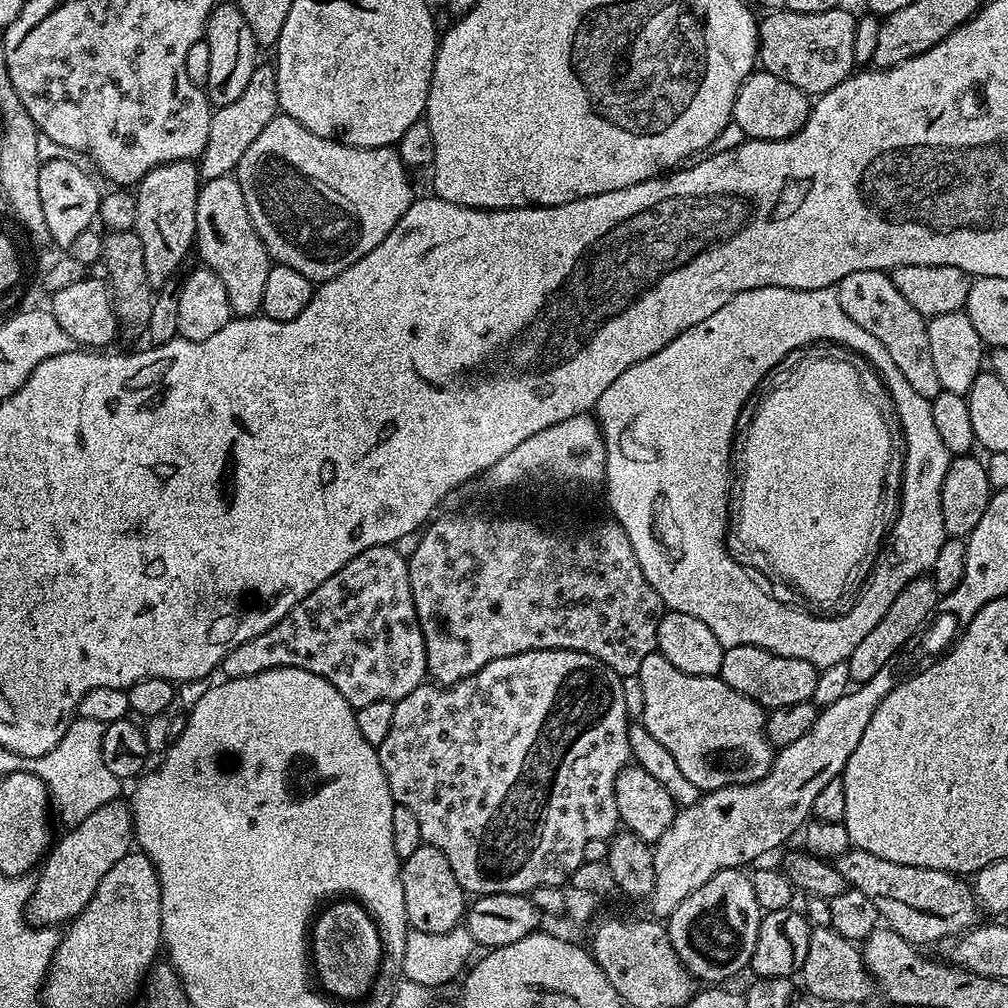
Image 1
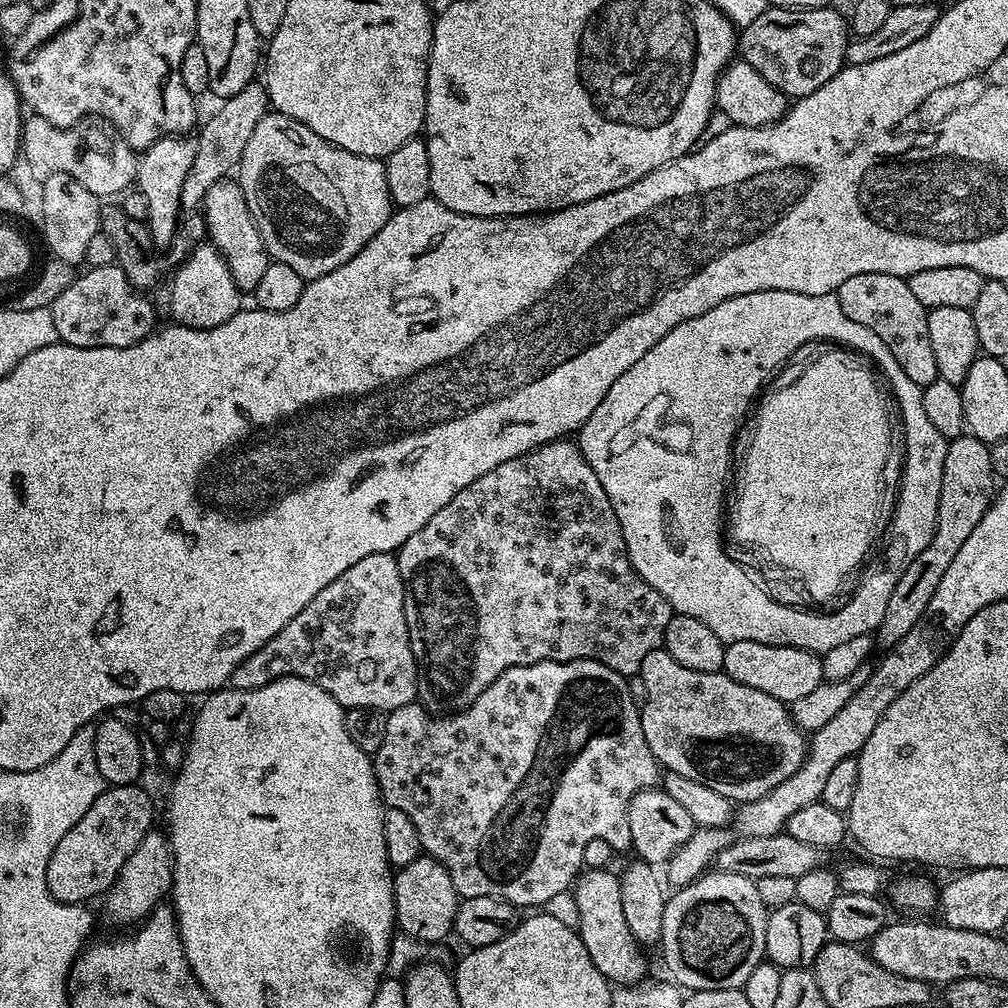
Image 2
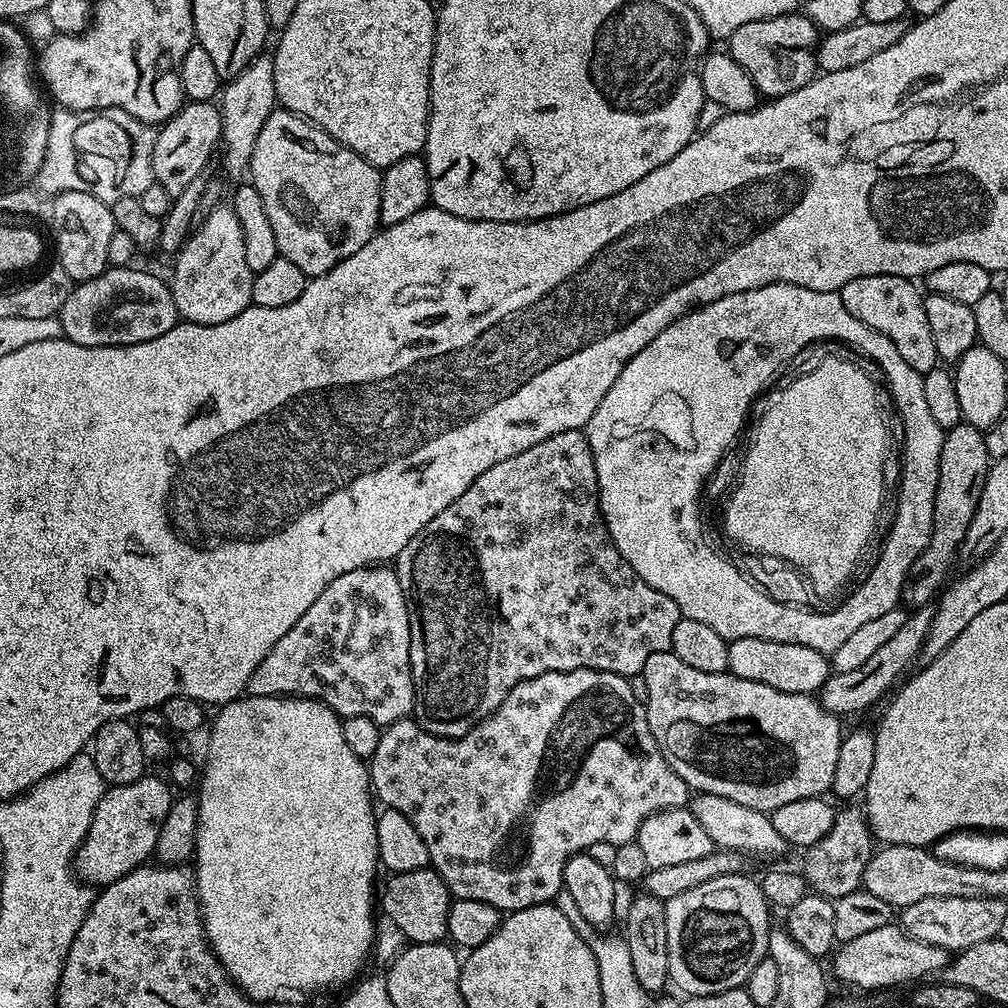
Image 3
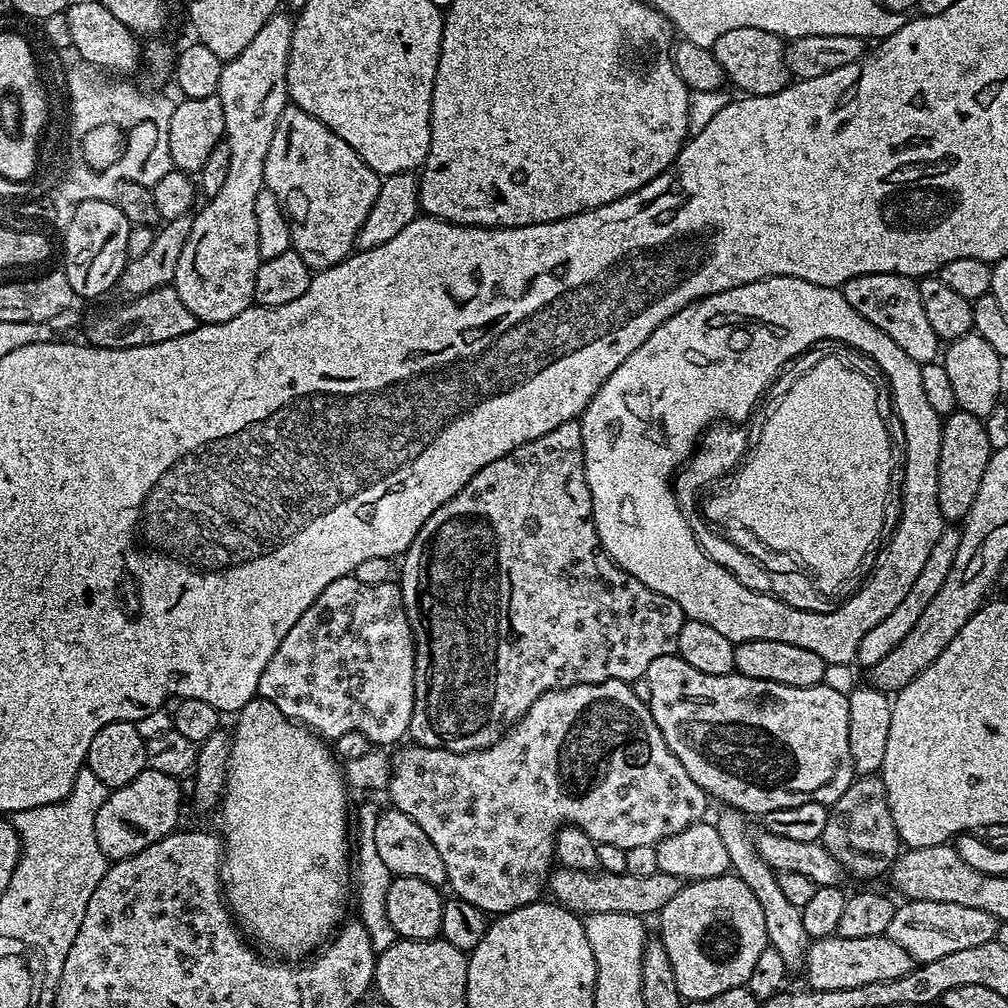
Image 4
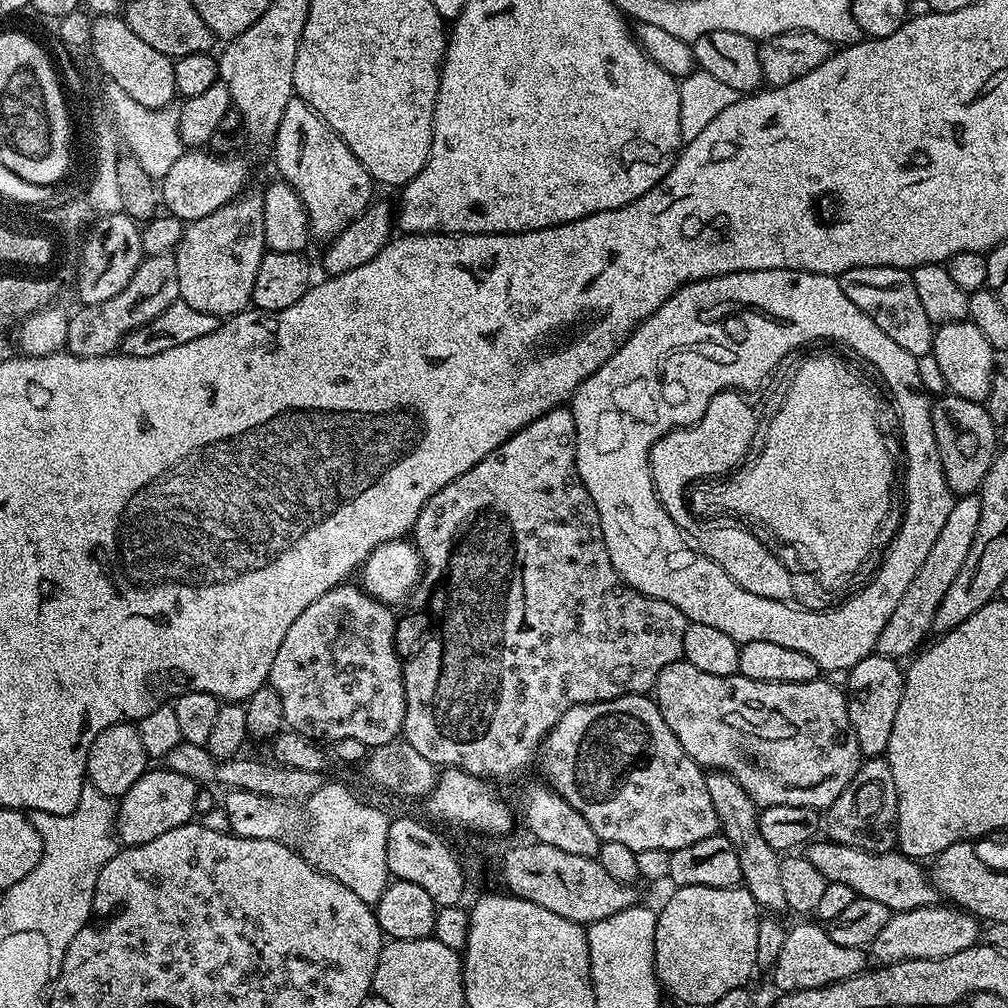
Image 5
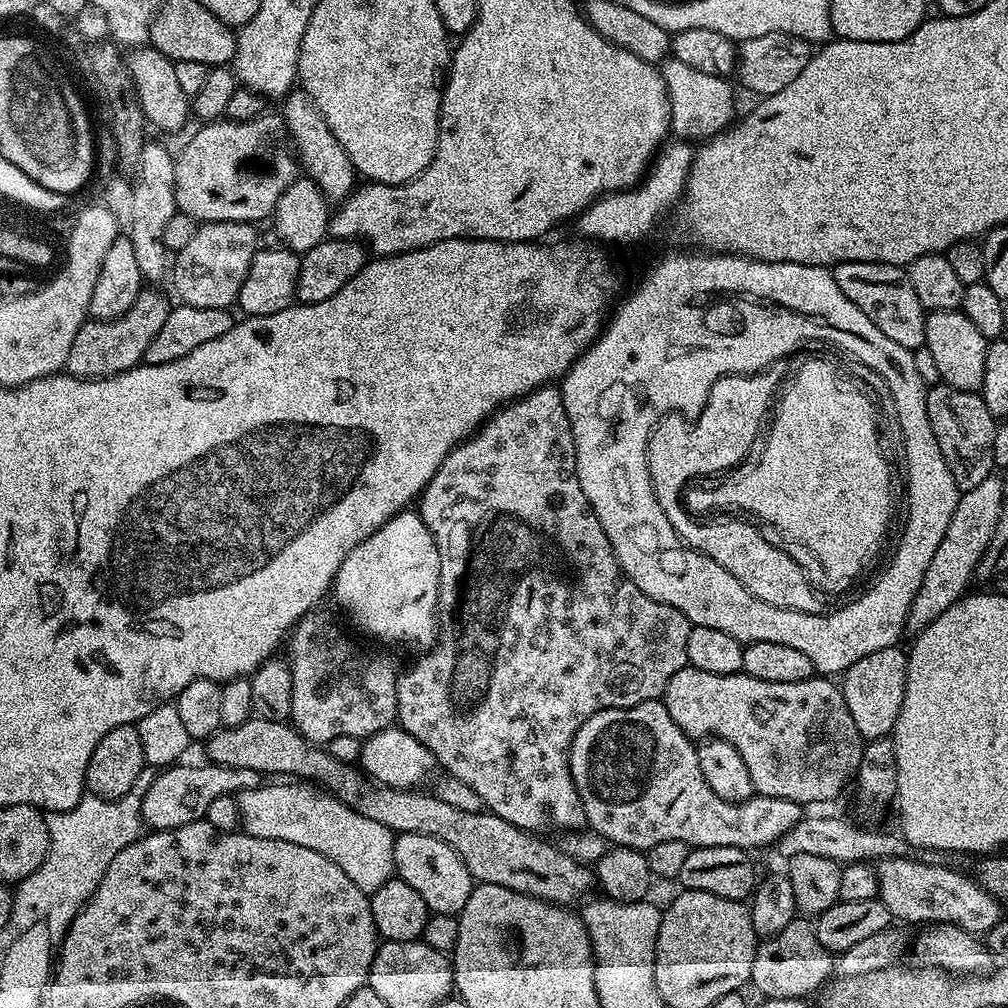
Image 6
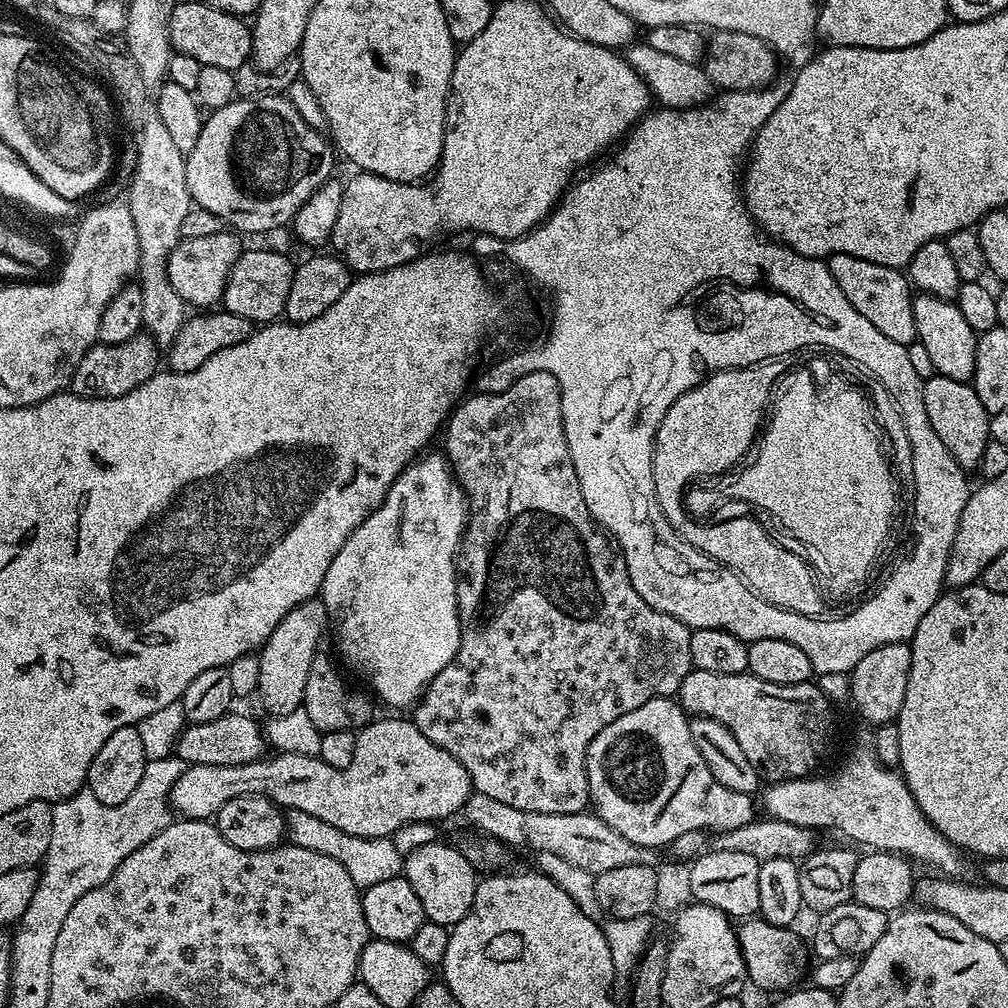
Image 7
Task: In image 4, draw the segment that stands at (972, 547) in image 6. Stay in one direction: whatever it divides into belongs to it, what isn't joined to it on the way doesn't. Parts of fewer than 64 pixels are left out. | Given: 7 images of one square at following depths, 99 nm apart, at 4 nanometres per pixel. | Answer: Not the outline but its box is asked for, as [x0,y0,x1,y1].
[855,527,960,670]

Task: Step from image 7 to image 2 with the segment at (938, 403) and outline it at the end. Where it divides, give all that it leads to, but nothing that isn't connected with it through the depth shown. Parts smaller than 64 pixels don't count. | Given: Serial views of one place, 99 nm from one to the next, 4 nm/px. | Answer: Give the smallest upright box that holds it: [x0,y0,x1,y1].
[874,434,998,649]

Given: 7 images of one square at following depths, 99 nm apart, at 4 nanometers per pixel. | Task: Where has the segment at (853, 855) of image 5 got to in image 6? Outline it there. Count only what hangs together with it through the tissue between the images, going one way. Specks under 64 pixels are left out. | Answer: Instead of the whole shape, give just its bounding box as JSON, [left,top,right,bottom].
[874,856,1002,934]

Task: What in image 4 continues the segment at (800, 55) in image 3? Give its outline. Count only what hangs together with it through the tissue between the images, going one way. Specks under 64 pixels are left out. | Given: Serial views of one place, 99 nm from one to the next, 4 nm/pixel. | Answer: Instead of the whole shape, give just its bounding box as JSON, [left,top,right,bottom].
[711,26,790,96]

